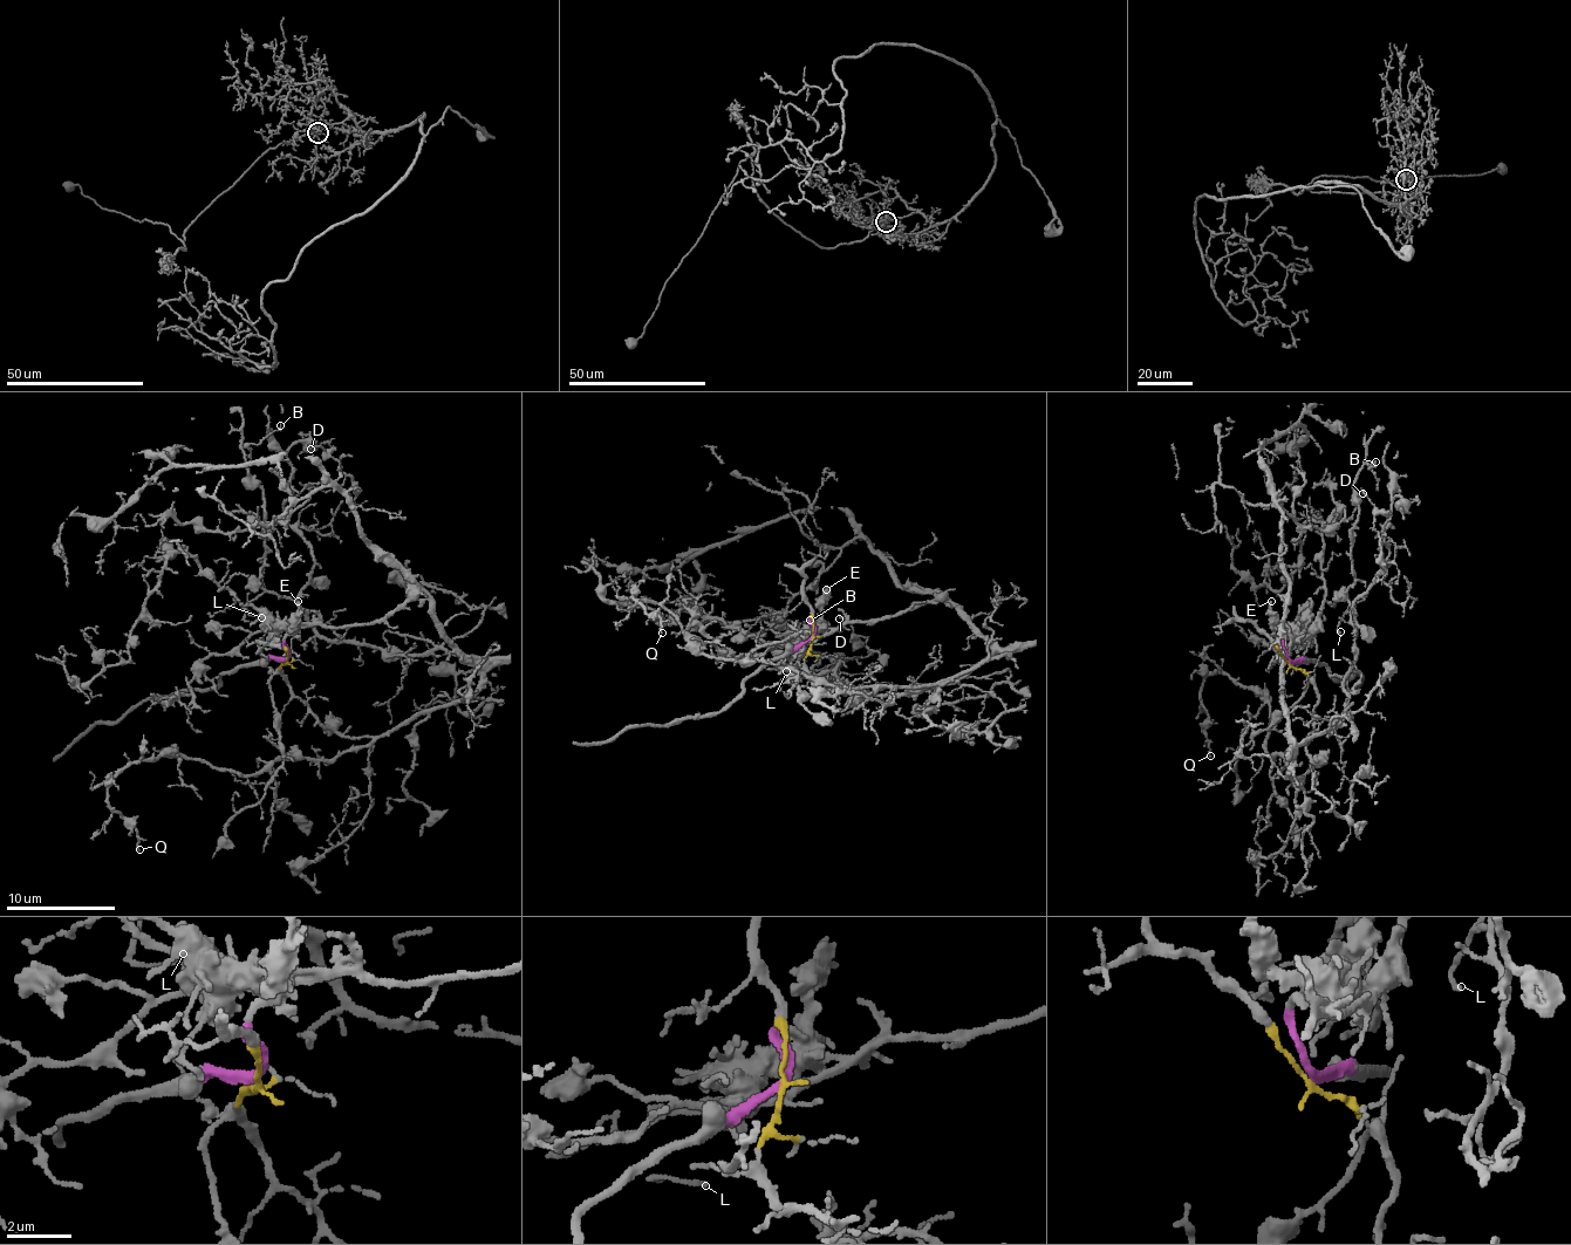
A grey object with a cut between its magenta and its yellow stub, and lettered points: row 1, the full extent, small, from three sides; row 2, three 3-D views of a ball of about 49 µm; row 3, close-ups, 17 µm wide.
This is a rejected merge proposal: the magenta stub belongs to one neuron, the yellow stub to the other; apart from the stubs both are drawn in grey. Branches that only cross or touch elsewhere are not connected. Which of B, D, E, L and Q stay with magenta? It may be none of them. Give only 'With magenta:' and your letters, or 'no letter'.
With magenta: E

